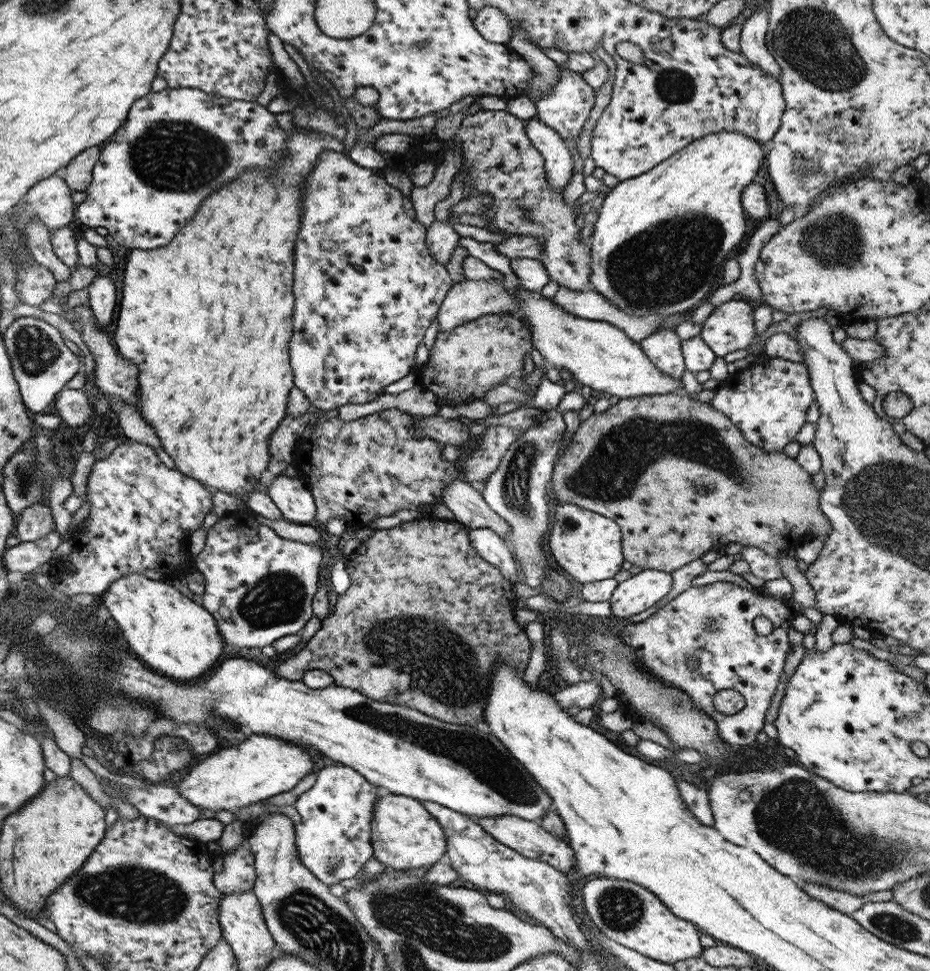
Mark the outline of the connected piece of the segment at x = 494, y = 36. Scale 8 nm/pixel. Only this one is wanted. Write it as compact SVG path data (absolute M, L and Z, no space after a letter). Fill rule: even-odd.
M484 6L478 10L472 25L483 39L491 43L506 44L512 34L508 18L494 6Z

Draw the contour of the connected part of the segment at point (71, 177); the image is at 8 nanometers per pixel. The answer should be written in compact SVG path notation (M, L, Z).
M100 143L82 150L63 168L60 175L69 190L83 192L87 188L92 178L93 165L97 162L102 146L103 143Z

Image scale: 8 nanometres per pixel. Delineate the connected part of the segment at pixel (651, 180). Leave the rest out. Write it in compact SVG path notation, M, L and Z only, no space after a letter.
M721 131L713 134L706 134L692 143L687 144L681 150L674 152L669 158L656 164L651 170L647 170L639 176L619 181L614 187L608 189L608 192L602 198L602 202L597 208L597 219L593 224L593 233L591 235L591 254L590 267L591 274L589 282L593 286L592 290L604 296L611 301L614 307L619 308L624 313L636 314L639 316L657 313L660 315L669 315L674 312L683 312L685 310L696 308L701 302L706 300L710 295L713 284L723 286L721 274L723 274L725 256L741 242L745 236L745 213L740 203L740 196L746 185L752 183L764 152L762 146L755 139L737 131Z

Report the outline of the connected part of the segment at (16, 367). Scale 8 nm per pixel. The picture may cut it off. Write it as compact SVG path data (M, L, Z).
M17 317L2 334L21 402L33 413L47 411L55 396L77 378L81 362L67 349L61 338L55 327L37 317Z

